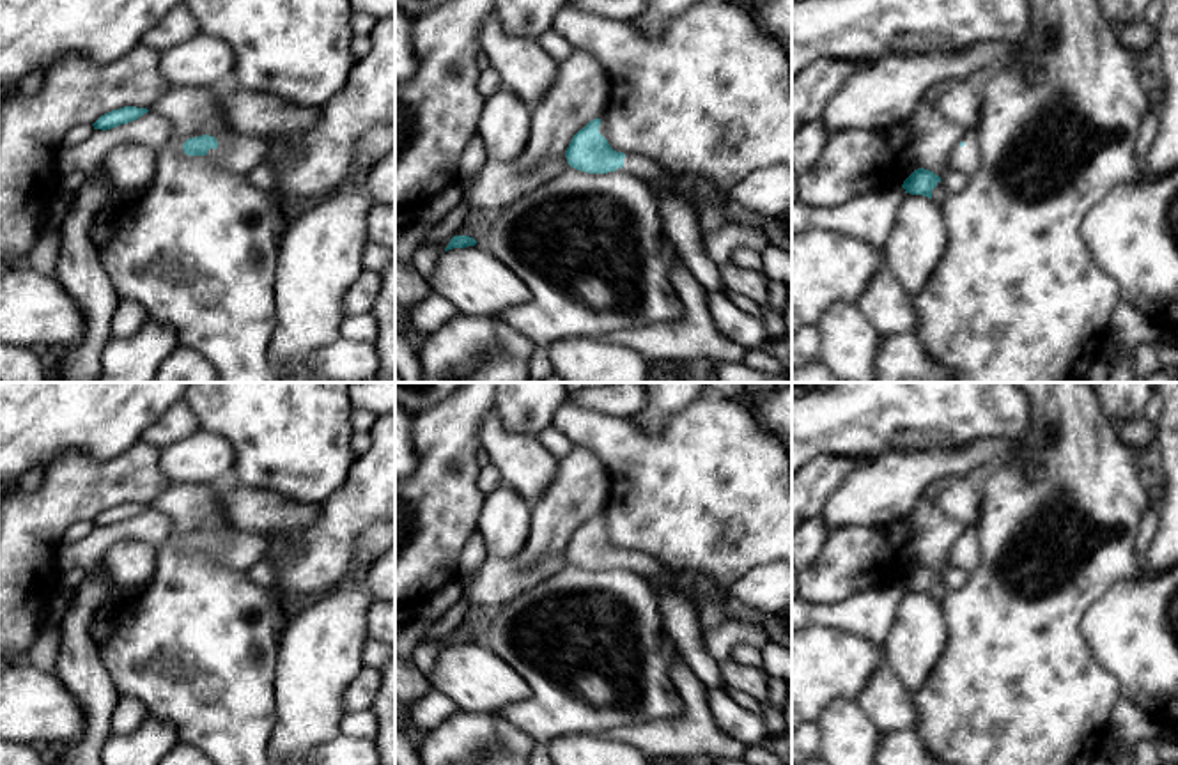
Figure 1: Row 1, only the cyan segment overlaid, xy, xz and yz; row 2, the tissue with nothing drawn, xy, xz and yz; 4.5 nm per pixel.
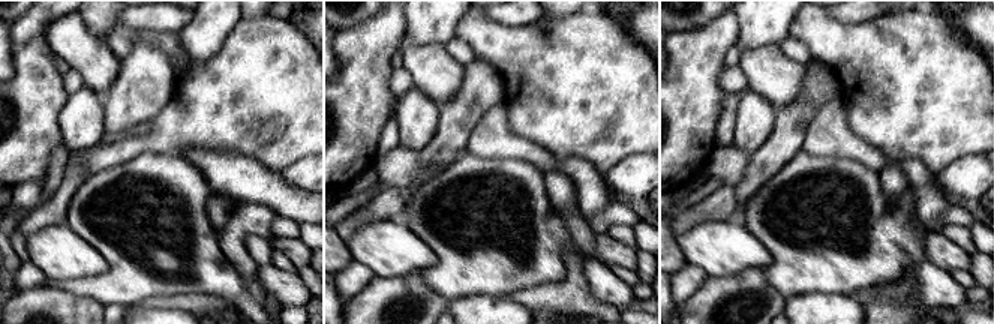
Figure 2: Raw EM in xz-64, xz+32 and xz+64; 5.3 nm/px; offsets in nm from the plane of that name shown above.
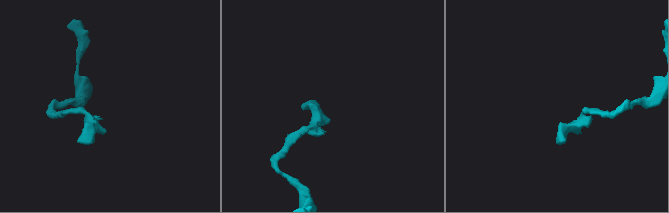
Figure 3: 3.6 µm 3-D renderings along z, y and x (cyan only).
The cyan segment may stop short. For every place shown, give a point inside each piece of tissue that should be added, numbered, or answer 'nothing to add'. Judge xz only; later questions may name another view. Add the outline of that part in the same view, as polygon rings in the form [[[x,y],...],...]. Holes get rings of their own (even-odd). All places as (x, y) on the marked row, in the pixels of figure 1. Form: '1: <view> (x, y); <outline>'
1: xz (711, 218); [[[629,152],[624,154],[625,154],[624,166],[616,168],[615,172],[625,172],[636,175],[652,188],[655,188],[659,182],[666,182],[671,179],[680,189],[687,189],[705,202],[696,211],[701,236],[716,232],[725,225],[728,225],[728,220],[721,211],[721,205],[709,202],[717,193],[717,188],[714,186],[712,181],[694,174],[670,174],[650,158],[645,158],[641,154],[629,154]]]

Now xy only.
1: xy (236, 153); [[[229,131],[218,138],[218,147],[209,149],[207,156],[227,172],[248,175],[266,161],[269,152],[271,143],[267,140]]]

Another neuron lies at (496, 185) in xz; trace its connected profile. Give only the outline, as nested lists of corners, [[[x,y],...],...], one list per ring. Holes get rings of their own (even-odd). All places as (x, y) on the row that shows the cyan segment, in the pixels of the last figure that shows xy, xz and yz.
[[[565,154],[531,170],[519,170],[515,163],[487,159],[473,181],[466,182],[461,175],[457,188],[473,207],[494,212],[551,181],[567,166]]]

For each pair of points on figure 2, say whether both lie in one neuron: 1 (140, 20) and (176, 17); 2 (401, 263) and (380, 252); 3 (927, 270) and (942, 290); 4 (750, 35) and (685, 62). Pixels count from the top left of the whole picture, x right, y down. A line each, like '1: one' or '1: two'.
1: one
2: one
3: one
4: two

